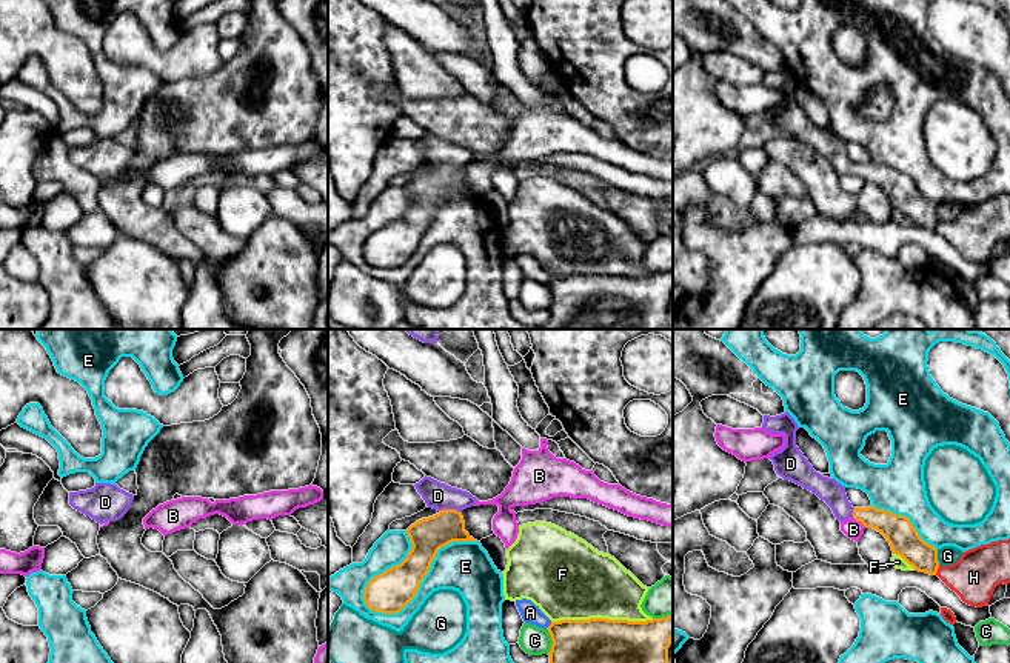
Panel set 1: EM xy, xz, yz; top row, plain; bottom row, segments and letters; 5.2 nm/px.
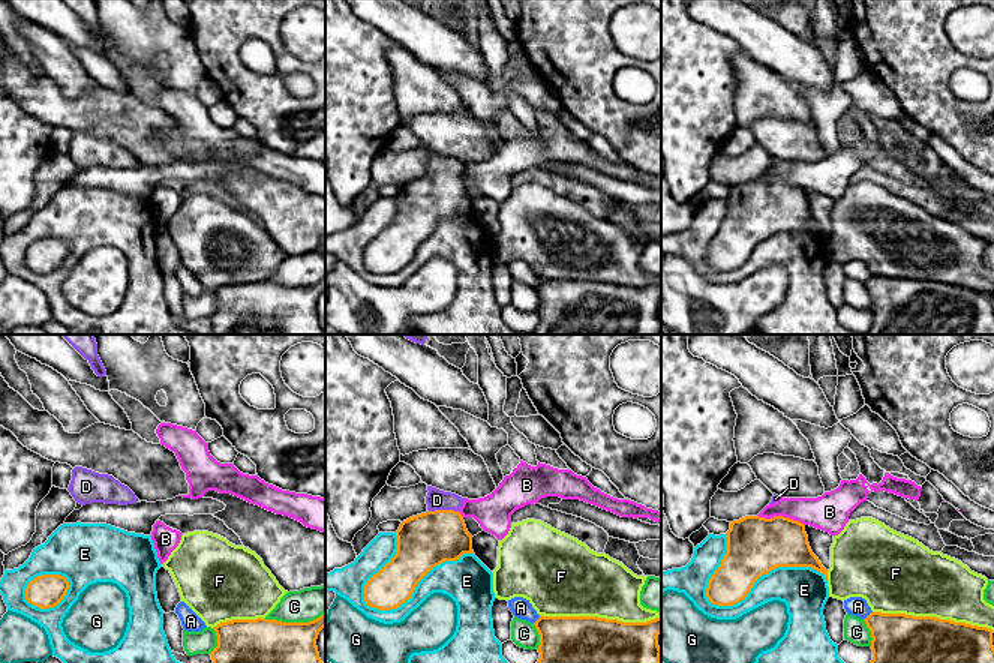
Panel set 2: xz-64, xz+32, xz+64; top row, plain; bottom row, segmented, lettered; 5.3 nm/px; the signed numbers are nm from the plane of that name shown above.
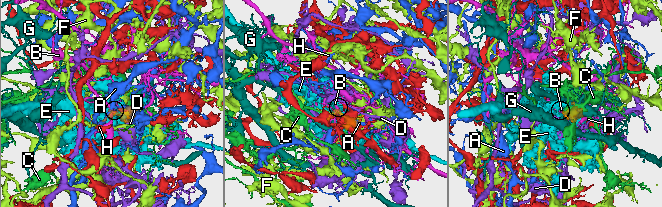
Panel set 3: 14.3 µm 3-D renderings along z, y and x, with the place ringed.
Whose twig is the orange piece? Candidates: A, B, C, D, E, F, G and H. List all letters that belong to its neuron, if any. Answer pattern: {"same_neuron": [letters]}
{"same_neuron": ["D"]}

